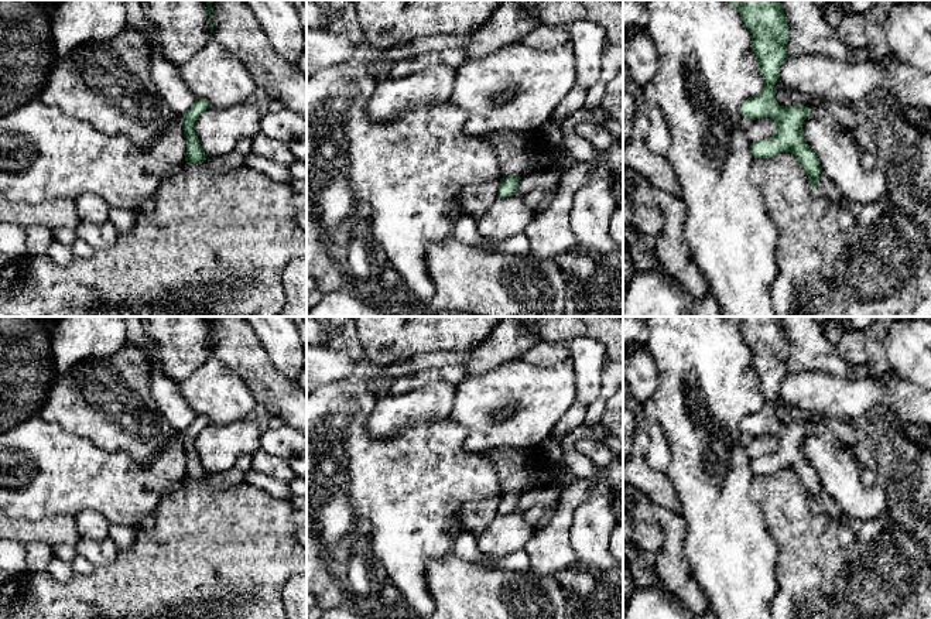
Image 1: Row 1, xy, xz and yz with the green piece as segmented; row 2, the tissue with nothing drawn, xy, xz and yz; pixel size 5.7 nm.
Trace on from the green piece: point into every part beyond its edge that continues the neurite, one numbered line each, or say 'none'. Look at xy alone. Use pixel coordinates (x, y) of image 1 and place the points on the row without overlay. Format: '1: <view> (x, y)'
none

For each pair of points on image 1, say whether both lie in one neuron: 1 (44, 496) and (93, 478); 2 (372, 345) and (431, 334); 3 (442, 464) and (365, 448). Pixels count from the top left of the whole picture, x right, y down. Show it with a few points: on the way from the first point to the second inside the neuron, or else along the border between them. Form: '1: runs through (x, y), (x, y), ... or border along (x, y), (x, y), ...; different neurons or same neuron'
1: runs through (57, 484), (62, 478), (81, 478); same neuron
2: runs through (386, 335), (417, 334); same neuron
3: runs through (423, 464), (384, 464); same neuron

